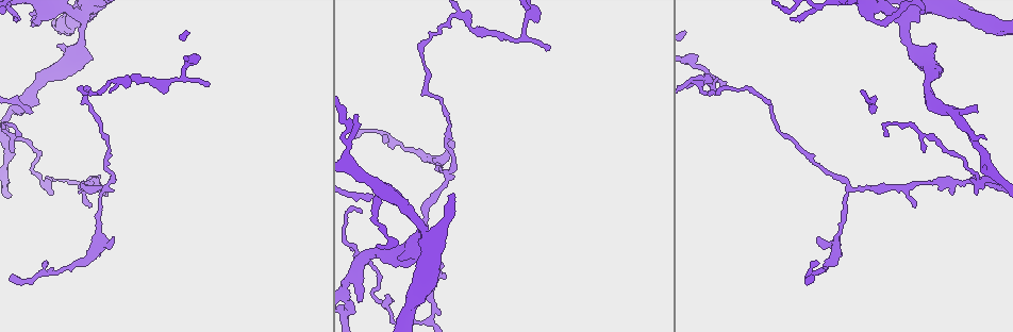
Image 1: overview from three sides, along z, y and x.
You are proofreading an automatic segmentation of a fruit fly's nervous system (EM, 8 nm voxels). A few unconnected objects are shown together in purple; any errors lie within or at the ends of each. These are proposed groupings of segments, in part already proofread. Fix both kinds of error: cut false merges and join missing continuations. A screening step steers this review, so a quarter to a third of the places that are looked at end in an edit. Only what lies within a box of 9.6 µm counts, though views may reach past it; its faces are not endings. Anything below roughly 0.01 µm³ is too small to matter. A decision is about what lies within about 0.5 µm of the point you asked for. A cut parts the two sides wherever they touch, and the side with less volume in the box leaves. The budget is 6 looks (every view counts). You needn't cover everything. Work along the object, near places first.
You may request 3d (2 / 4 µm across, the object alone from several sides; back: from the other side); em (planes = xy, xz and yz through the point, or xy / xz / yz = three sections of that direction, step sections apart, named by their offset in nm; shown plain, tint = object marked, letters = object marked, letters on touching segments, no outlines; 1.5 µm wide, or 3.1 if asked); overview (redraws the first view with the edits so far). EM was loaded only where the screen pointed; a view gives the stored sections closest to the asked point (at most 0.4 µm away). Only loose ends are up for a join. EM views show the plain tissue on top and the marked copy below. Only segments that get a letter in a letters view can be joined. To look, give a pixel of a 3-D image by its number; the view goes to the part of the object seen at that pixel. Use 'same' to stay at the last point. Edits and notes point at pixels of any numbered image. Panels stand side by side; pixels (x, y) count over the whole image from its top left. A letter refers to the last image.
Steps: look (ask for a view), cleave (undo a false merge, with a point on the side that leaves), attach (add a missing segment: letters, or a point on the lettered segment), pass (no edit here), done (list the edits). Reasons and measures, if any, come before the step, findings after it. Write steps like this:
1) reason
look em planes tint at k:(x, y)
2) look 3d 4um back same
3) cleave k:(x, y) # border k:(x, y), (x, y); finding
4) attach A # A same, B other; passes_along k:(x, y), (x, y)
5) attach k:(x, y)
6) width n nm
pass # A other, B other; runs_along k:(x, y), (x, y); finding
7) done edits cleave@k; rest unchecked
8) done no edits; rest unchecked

calibre changes
look em planes tint at 1:(185, 65)

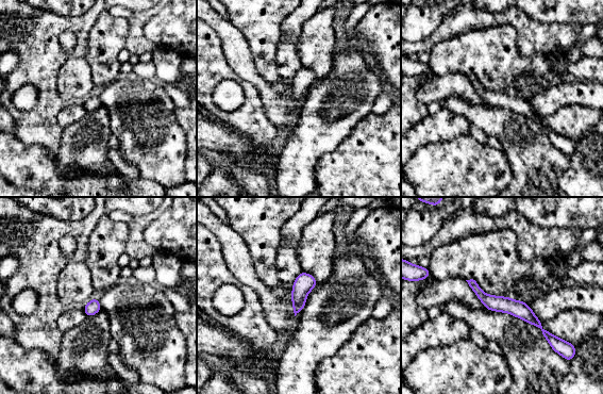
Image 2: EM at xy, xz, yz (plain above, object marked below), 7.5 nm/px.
look em planes letters same

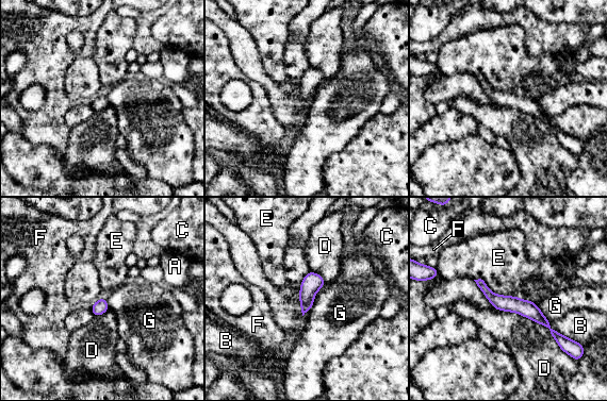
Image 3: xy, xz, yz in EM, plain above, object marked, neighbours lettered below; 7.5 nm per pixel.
width 100 nm
pass # A other, B other, C other, D other, E other, F other, G other; runs_along 3:(479, 282), (554, 333); all the same neuron

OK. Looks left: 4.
branch stops here
look 3d 4um at 1:(21, 136)

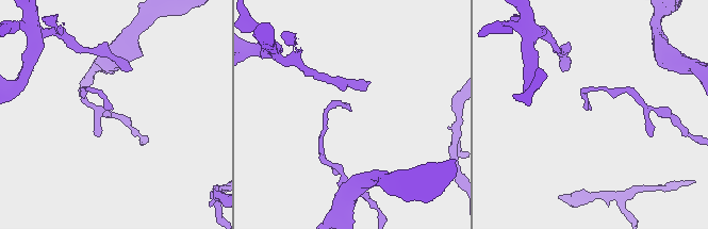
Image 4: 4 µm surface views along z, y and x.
now the EM
look em xy step 8 tint at 4:(111, 107)

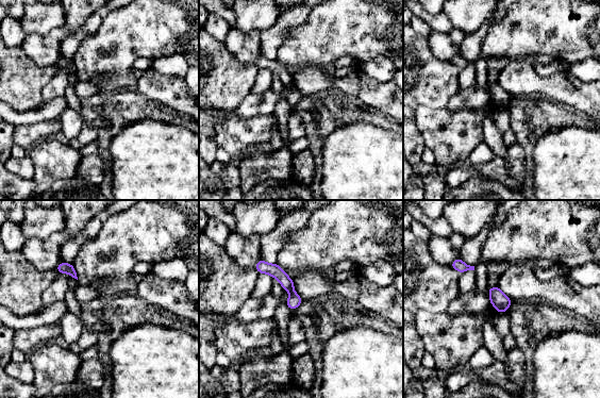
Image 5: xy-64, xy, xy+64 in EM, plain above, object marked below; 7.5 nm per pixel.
another direction
look em planes letters same

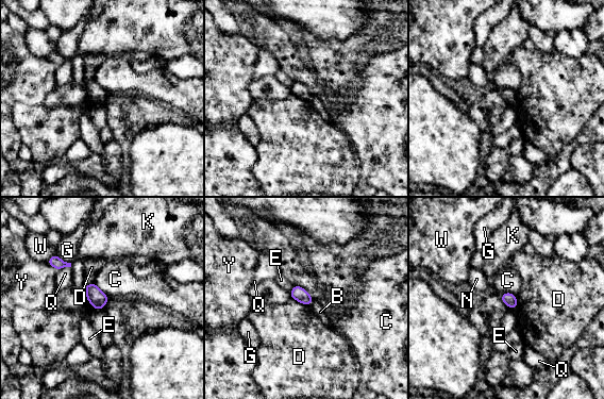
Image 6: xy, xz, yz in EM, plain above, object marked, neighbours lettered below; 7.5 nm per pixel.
pass # B other, C other, D other, E other, G other, K other, N other, Q other, W other, Y other; none of them fits

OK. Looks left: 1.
done no edits; rest unchecked

